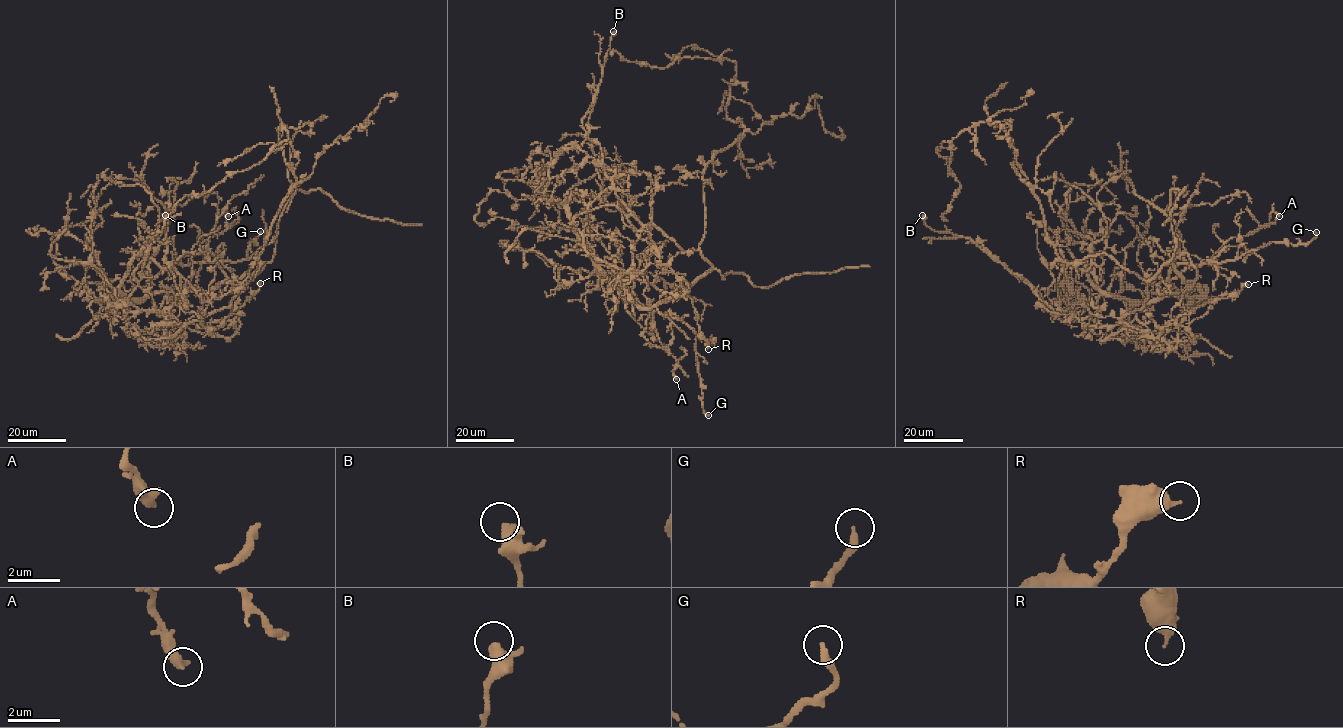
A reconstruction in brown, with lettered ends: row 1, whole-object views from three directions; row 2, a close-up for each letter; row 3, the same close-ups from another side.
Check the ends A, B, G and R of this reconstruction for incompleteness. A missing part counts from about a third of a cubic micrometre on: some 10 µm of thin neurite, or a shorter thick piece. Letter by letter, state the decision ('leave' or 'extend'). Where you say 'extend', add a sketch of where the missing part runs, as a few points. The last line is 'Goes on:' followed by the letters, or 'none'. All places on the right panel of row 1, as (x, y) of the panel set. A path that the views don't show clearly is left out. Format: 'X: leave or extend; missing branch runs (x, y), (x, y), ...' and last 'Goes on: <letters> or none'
A: leave
B: leave
G: leave
R: leave
Goes on: none

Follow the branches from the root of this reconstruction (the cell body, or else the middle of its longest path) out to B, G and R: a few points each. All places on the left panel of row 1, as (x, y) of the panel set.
B: (256, 266), (247, 286), (228, 306), (188, 323), (168, 323), (138, 284), (145, 255), (165, 215)
G: (256, 266), (252, 278), (263, 263), (207, 291), (149, 291), (149, 282), (175, 263), (247, 260), (260, 231)
R: (256, 266), (247, 286), (228, 306), (209, 312), (199, 321), (211, 334), (240, 312), (260, 283)

